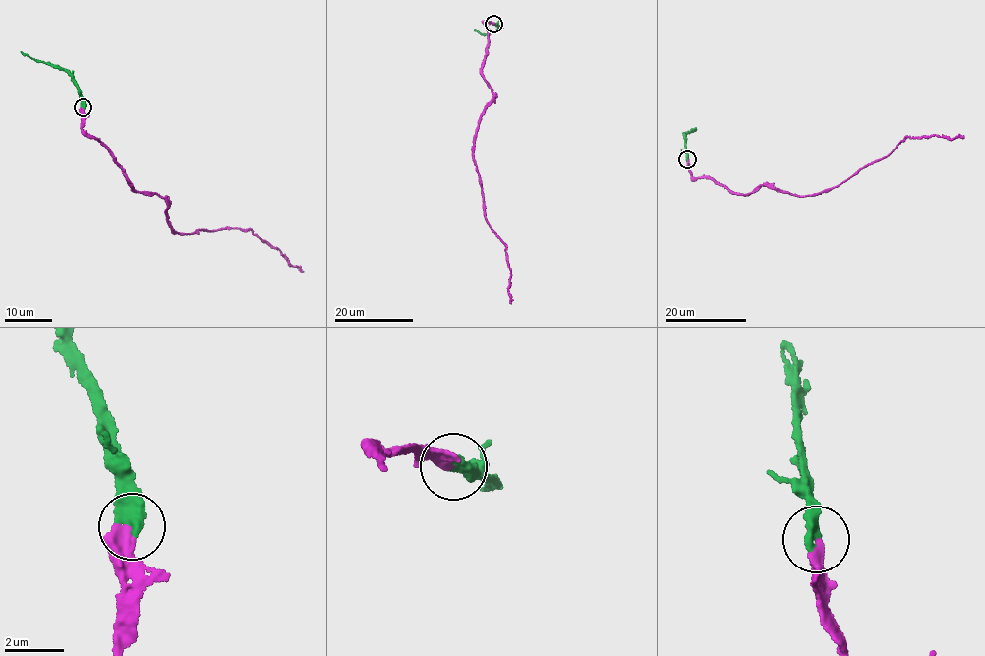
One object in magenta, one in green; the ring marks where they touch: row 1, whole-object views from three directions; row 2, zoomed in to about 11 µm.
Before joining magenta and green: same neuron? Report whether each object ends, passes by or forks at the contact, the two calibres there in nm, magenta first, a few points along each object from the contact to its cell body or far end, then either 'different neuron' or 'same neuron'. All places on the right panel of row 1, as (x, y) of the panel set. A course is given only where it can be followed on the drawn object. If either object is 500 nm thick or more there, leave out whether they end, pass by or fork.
magenta ends | green ends | 340/460 nm | magenta via (687, 159), (692, 177), (710, 176), (735, 193), (771, 184), (799, 196), (839, 186), (907, 137), (964, 136) | green via (687, 159), (684, 138), (688, 132), (696, 130), (692, 128) | same neuron

